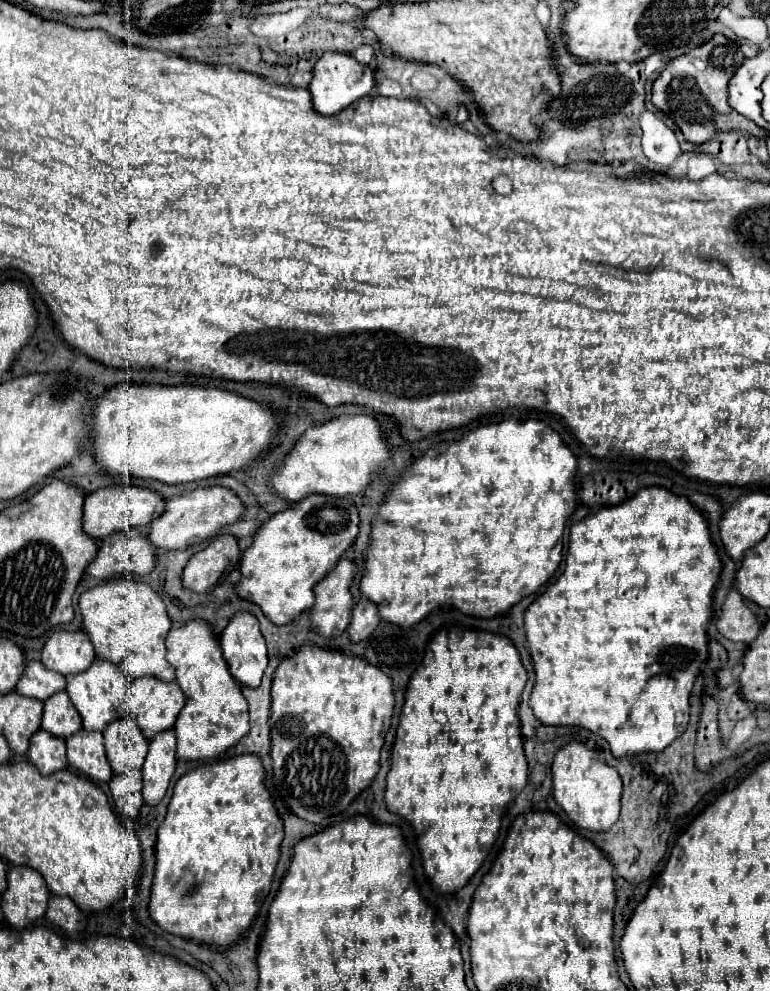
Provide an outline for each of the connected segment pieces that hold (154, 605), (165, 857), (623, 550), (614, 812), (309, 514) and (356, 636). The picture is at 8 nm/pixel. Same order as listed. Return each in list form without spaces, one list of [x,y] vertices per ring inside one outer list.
[[[132,579],[102,581],[80,595],[78,607],[84,629],[100,659],[120,665],[130,679],[152,675],[162,681],[174,681],[174,667],[166,661],[164,647],[172,621],[168,619],[164,601],[150,585]]]
[[[238,755],[238,757],[228,757],[228,759],[218,759],[218,761],[206,761],[200,765],[196,771],[192,769],[190,773],[182,775],[176,781],[172,801],[168,805],[166,817],[162,825],[158,827],[158,839],[156,839],[156,875],[154,875],[154,885],[152,885],[152,897],[150,897],[150,917],[168,933],[186,937],[186,939],[198,939],[208,945],[218,945],[218,947],[228,947],[232,945],[234,939],[242,935],[242,931],[248,931],[252,925],[262,901],[266,899],[270,891],[270,883],[274,877],[276,863],[280,859],[280,843],[282,843],[282,819],[274,809],[270,791],[266,787],[266,769],[262,765],[262,759],[256,759],[256,755]]]
[[[646,487],[640,489],[634,497],[626,499],[620,505],[602,509],[589,514],[570,529],[570,543],[566,553],[566,565],[562,575],[526,609],[524,627],[528,637],[528,647],[532,661],[536,665],[536,685],[530,695],[530,707],[542,725],[570,725],[582,727],[598,733],[610,743],[610,751],[616,757],[664,751],[676,737],[680,737],[688,727],[690,715],[690,693],[696,683],[696,677],[702,669],[702,663],[708,659],[708,623],[714,615],[712,595],[722,571],[722,561],[718,549],[710,539],[710,529],[704,513],[690,503],[686,497],[674,495],[664,487]]]
[[[570,741],[554,755],[552,761],[552,793],[556,803],[566,811],[566,815],[582,829],[606,831],[610,829],[620,813],[622,781],[614,767],[606,765],[598,751],[588,749],[580,741]]]
[[[308,495],[300,503],[272,515],[254,535],[252,545],[242,553],[242,579],[238,595],[256,603],[276,625],[296,619],[314,605],[314,585],[336,567],[346,549],[358,535],[360,515],[356,505],[346,499]]]
[[[362,597],[352,611],[348,635],[352,641],[362,641],[376,629],[378,623],[380,623],[380,615],[376,613],[376,603]]]

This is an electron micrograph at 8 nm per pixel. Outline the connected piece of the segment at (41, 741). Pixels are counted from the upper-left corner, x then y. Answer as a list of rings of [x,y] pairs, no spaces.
[[[40,729],[30,739],[28,759],[42,775],[56,773],[66,767],[66,743],[64,739],[48,735],[44,729]]]

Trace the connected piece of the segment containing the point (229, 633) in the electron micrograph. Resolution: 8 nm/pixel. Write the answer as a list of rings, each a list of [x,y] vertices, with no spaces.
[[[236,613],[220,635],[220,647],[230,673],[242,685],[258,687],[268,663],[266,641],[252,613]]]

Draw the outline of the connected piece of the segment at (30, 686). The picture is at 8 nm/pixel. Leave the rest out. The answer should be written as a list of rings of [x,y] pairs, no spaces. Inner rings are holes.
[[[28,661],[24,667],[24,675],[16,685],[16,693],[44,701],[56,691],[62,691],[64,687],[66,687],[64,675],[50,671],[48,667],[44,667],[42,661]]]

